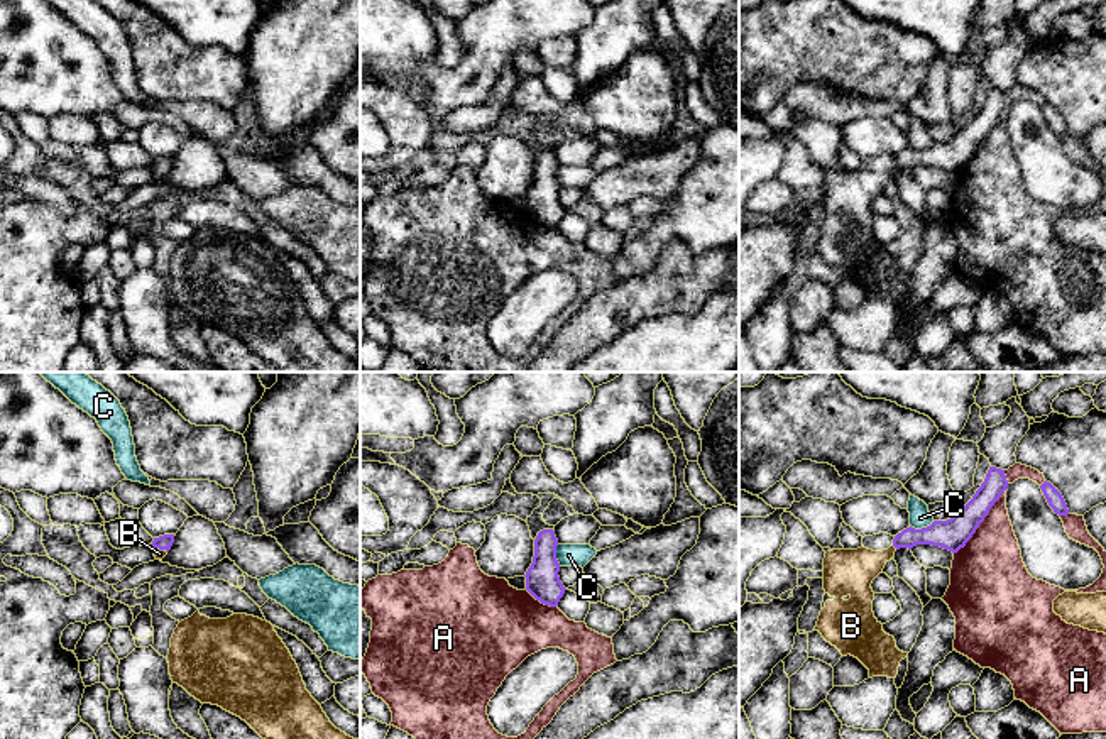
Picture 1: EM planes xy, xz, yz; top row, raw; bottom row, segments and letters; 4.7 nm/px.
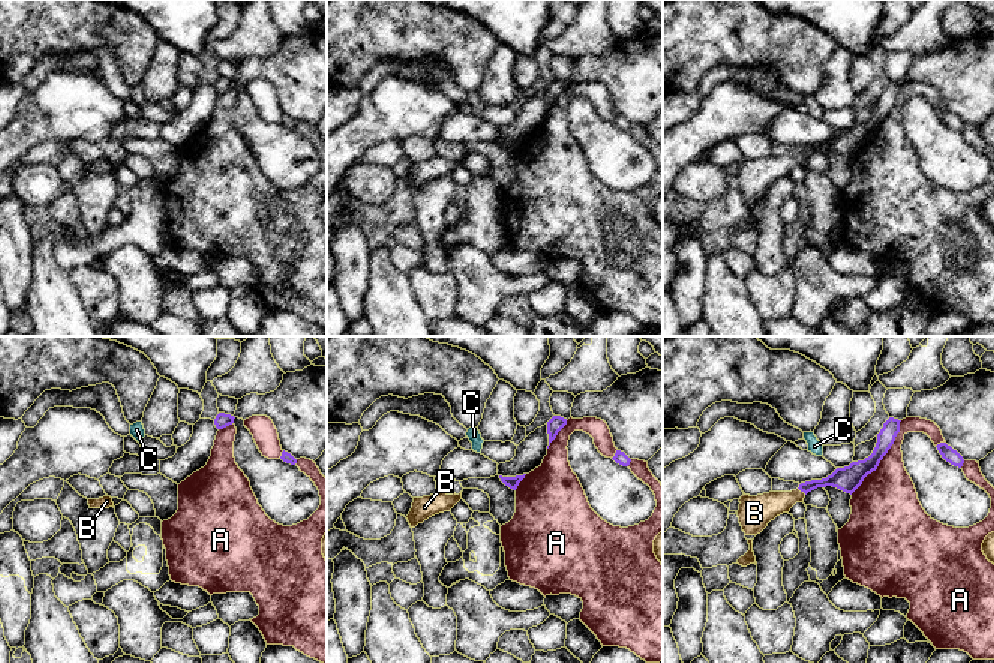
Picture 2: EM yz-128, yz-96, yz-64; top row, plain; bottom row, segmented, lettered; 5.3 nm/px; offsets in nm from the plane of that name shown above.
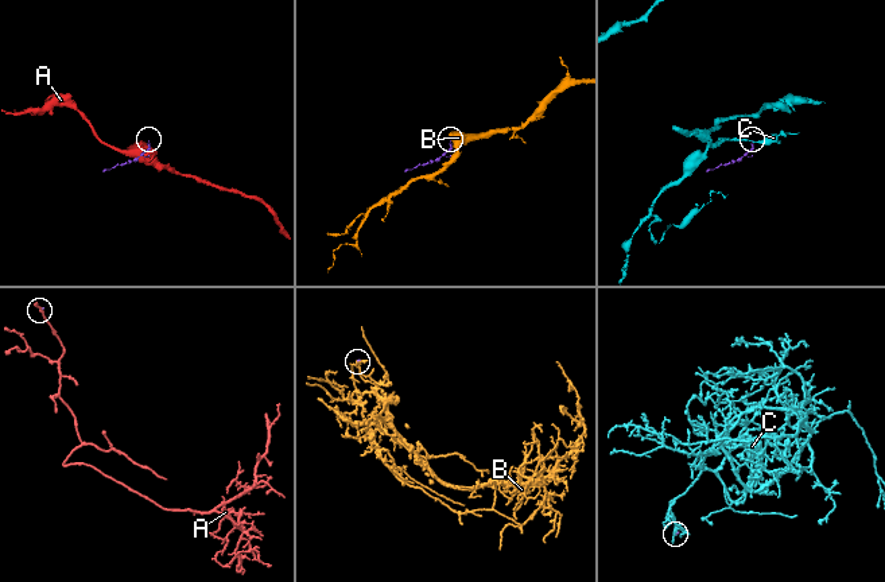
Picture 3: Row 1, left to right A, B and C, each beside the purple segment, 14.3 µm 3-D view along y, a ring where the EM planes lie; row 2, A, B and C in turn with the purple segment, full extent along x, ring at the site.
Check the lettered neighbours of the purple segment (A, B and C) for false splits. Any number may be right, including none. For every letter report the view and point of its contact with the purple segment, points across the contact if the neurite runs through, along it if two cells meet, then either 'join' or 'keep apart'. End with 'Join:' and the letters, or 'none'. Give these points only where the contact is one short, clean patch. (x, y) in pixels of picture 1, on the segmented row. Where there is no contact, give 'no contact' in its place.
A: contact yz (981, 521); keep apart
B: contact yz (895, 547); way yz (946, 535), (910, 536), (895, 547), (875, 562), (849, 572); join
C: contact yz (922, 528); border yz (934, 521), (920, 528), (910, 526); keep apart
Join: B

